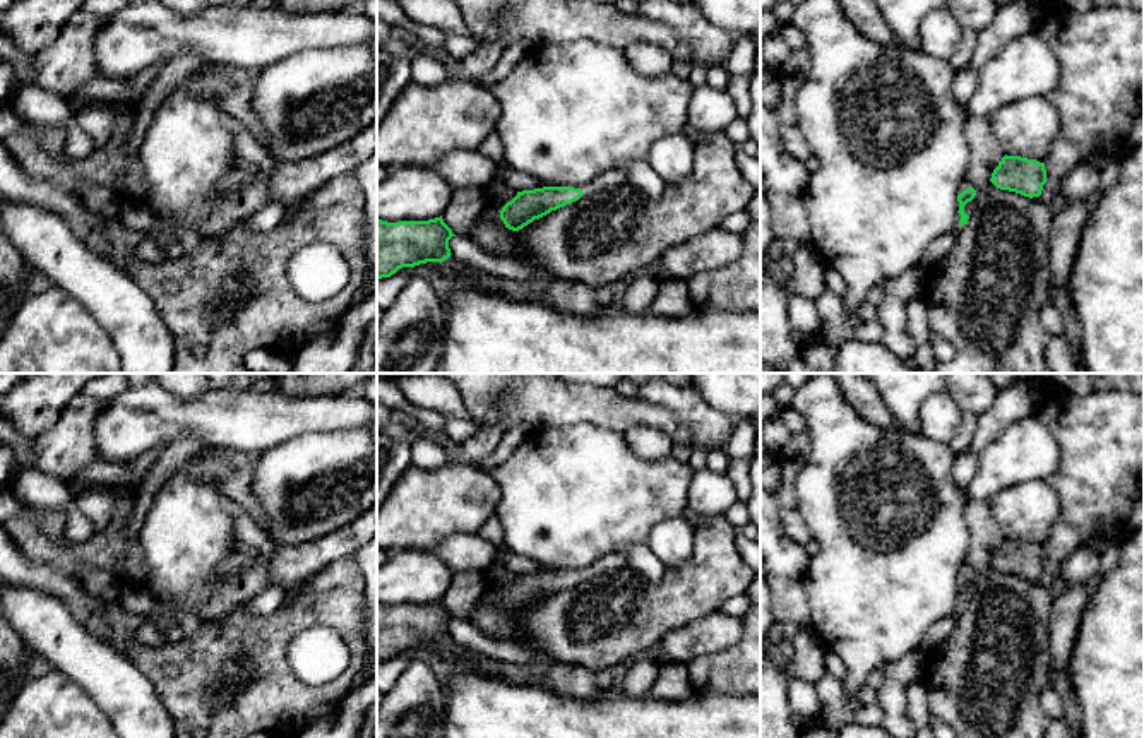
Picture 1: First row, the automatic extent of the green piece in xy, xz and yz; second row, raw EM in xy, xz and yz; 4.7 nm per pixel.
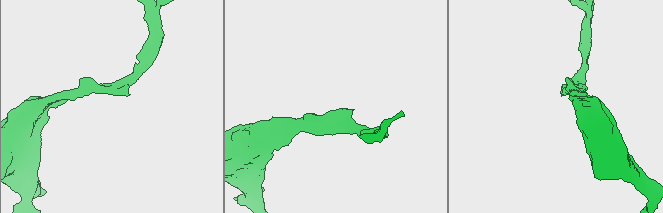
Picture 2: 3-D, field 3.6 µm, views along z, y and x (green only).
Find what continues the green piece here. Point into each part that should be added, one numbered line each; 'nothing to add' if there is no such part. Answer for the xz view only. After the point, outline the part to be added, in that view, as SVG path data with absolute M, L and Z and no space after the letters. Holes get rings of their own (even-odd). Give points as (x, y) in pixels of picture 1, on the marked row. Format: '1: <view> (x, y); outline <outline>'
1: xz (612, 178); outline M610 170L610 171L605 171L598 176L594 176L591 182L587 182L584 185L574 185L574 188L581 188L582 197L589 197L589 195L594 195L601 190L617 188L625 183L630 183L630 180L623 171Z

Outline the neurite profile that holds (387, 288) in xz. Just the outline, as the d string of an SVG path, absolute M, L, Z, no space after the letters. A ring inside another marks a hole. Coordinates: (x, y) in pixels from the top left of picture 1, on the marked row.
M402 267L390 277L377 279L377 308L387 310L392 307L404 284L409 279L413 267Z

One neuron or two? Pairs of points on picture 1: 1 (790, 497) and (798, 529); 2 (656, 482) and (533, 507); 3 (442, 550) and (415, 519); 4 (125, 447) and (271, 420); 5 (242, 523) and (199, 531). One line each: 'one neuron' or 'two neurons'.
1: one neuron
2: one neuron
3: two neurons
4: one neuron
5: two neurons

